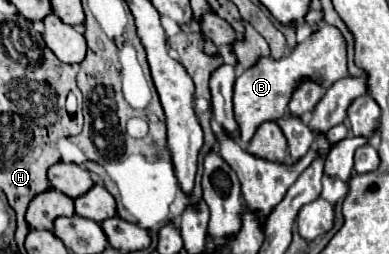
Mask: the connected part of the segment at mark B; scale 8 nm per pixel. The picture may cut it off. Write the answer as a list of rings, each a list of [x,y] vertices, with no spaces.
[[[319,22],[316,26],[299,24],[296,27],[296,49],[278,61],[270,57],[262,57],[254,67],[246,69],[240,77],[236,77],[234,85],[234,117],[240,125],[240,143],[246,147],[256,133],[256,127],[266,121],[278,121],[286,117],[288,103],[296,91],[296,87],[304,79],[312,79],[320,83],[322,89],[332,87],[338,79],[348,75],[346,69],[346,43],[340,31],[326,22]]]

